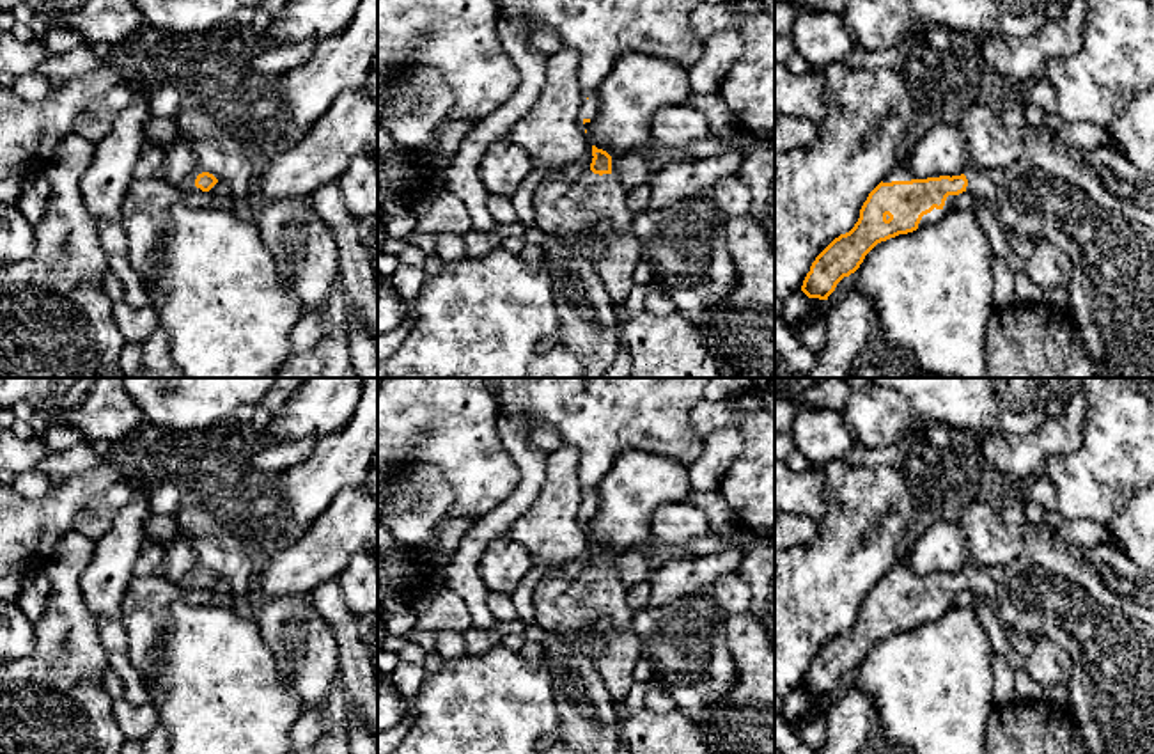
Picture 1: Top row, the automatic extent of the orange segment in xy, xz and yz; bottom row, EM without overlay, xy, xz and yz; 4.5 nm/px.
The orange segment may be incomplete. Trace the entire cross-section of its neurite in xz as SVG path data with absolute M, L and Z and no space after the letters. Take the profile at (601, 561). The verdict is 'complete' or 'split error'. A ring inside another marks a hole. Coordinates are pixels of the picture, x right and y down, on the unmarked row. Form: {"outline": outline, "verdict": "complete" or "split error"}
{"outline": "M596 543L592 554L578 577L546 577L535 585L534 623L583 646L617 710L635 683L642 642L631 626L626 587L612 571L612 554Z", "verdict": "split error"}

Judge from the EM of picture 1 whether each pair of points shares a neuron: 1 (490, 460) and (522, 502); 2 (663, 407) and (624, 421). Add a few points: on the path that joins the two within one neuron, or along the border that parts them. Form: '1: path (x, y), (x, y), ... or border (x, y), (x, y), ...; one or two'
1: border (506, 449), (518, 471), (518, 485), (483, 517); two
2: path (654, 407), (639, 407), (633, 412); one

